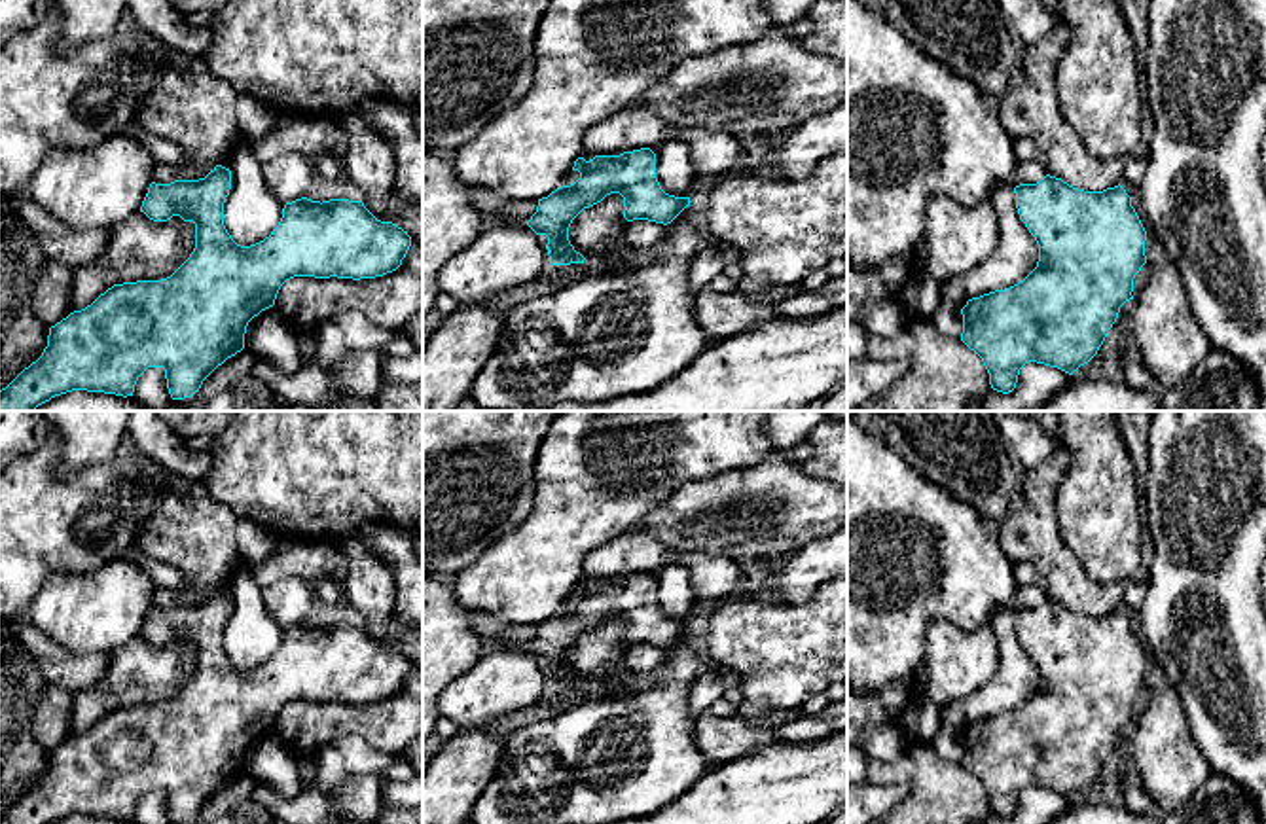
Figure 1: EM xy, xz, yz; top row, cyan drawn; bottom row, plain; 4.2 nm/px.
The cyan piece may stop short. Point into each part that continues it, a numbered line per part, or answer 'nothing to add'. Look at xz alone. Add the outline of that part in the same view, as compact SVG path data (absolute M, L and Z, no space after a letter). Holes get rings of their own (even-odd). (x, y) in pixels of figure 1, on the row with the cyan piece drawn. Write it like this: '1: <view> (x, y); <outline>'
nothing to add

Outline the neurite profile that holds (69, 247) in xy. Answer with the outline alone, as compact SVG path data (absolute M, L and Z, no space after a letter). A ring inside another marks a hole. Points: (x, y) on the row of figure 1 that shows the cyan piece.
M27 191L0 195L0 208L36 239L51 261L76 269L104 254L110 227L72 229L44 212Z

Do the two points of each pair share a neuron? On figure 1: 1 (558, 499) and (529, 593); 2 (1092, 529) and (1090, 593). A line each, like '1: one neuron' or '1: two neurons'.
1: one neuron
2: two neurons

